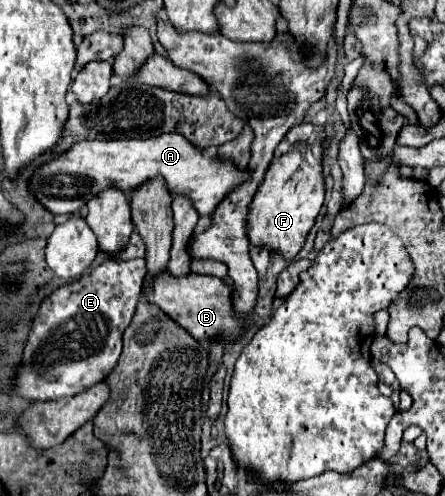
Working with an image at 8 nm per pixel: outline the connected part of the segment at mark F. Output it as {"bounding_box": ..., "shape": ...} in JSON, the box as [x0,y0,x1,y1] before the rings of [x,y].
{"bounding_box":[248,147,324,261],"shape":[[[310,147],[292,149],[274,161],[264,181],[260,183],[250,209],[248,209],[248,237],[256,249],[266,247],[270,253],[278,253],[284,261],[294,261],[302,251],[310,229],[324,203],[324,179],[320,161],[312,157]]]}

